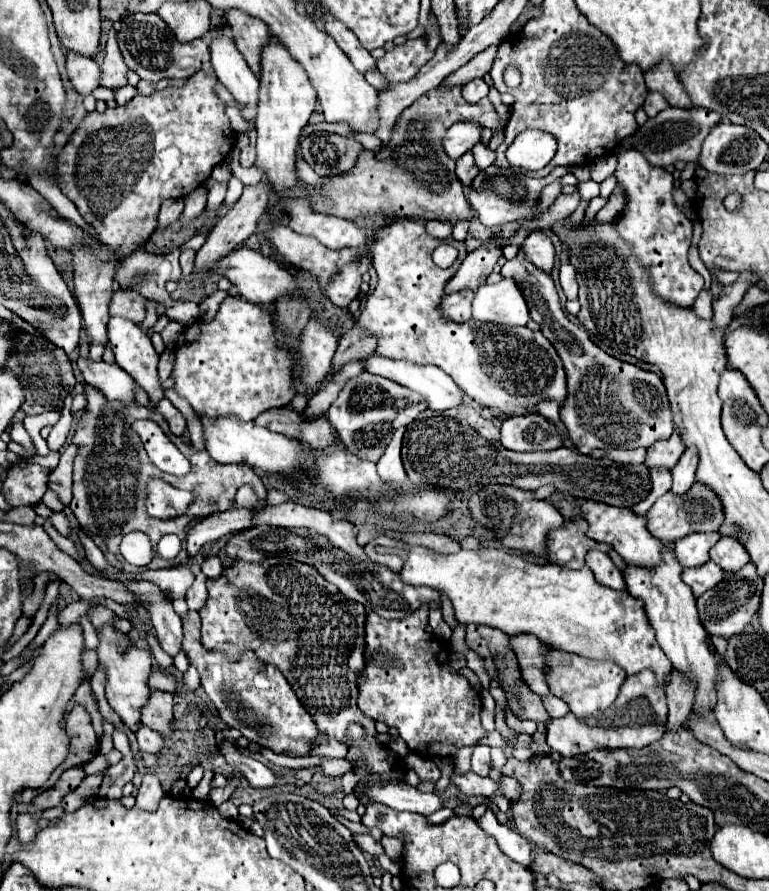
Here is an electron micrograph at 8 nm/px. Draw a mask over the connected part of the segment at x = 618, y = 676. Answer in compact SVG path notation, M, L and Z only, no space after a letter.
M548 649L548 685L552 695L564 699L570 707L570 711L586 721L596 725L596 721L600 719L600 715L612 707L612 703L616 701L622 683L626 681L626 673L622 667L618 667L614 661L588 661L582 659L574 653L566 653L566 651L556 651L556 649Z

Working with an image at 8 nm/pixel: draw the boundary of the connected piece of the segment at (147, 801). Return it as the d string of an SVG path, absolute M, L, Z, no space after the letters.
M150 769L144 771L142 775L142 783L138 787L138 795L136 795L136 805L140 809L146 809L146 811L154 811L160 803L160 799L164 797L164 791L160 787L160 781L158 781L158 775Z

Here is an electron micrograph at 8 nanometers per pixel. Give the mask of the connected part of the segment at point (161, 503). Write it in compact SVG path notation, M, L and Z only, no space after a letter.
M148 479L146 487L146 513L156 519L174 519L188 511L196 493L182 491L164 483L162 479Z

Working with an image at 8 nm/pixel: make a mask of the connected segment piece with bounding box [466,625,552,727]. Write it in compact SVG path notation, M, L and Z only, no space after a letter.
M466 625L466 645L482 657L490 679L492 681L496 679L498 687L504 691L508 707L514 713L514 717L518 717L520 721L536 721L538 727L546 727L548 719L552 719L552 717L548 715L548 711L544 711L542 697L538 697L534 691L528 691L528 685L524 683L522 671L518 667L516 653L510 647L510 637L504 635L502 631L486 627L486 625Z

